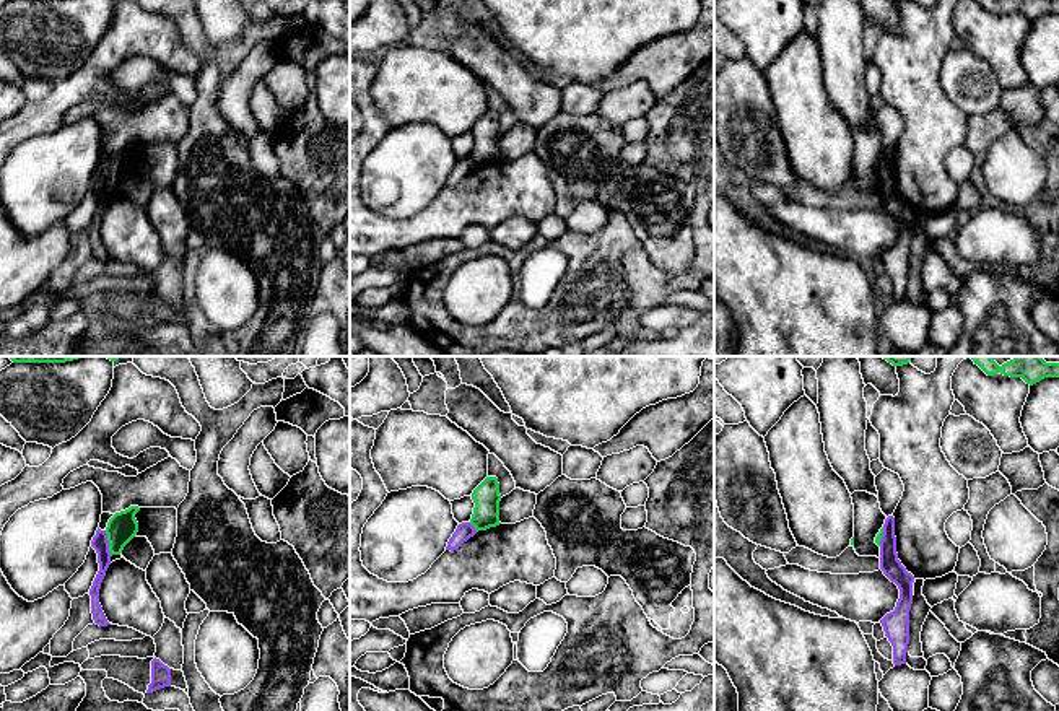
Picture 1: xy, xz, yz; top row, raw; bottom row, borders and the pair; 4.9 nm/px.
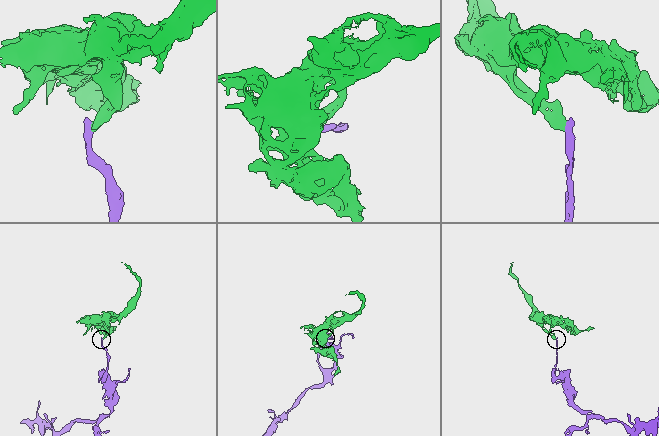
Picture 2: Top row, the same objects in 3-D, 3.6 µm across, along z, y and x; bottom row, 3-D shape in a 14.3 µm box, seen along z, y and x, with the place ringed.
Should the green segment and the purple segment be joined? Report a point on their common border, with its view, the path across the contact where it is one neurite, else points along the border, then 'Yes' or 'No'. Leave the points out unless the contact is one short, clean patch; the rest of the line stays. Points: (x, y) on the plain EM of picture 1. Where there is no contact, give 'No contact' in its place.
Touches green at xy (109, 179). Boundary: xy (104, 166), (111, 191). No

